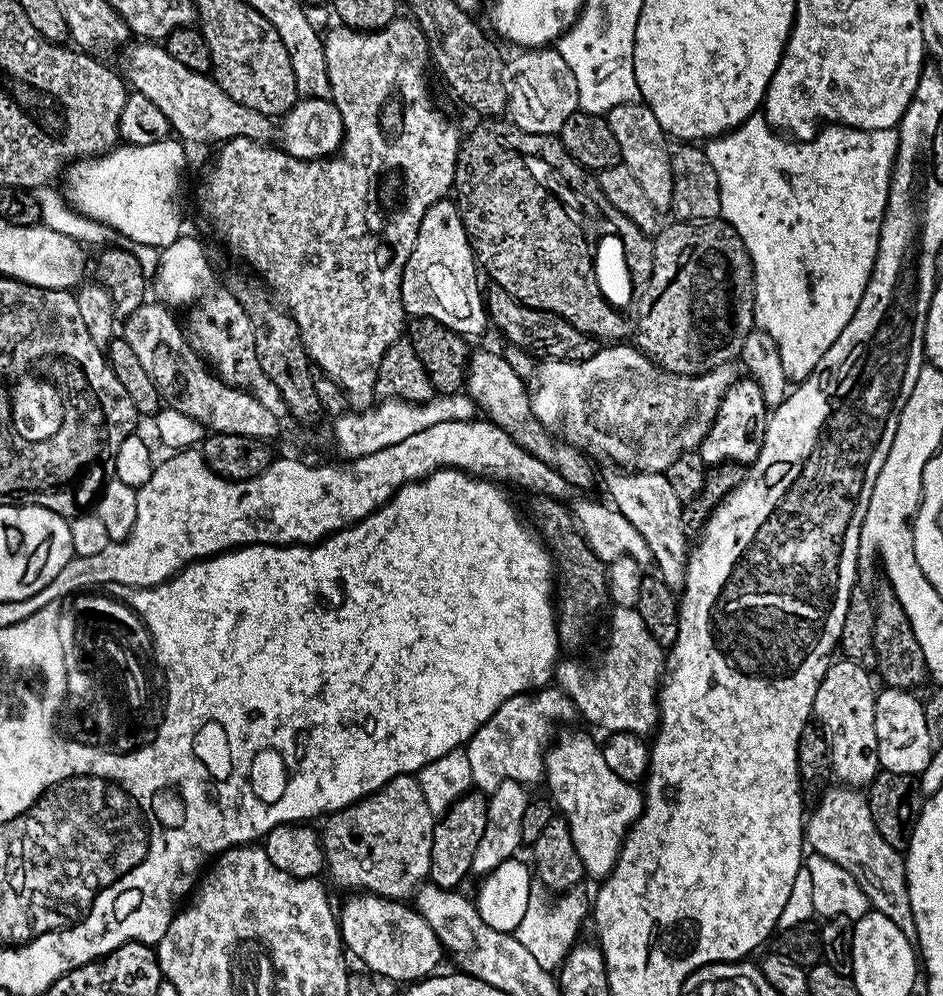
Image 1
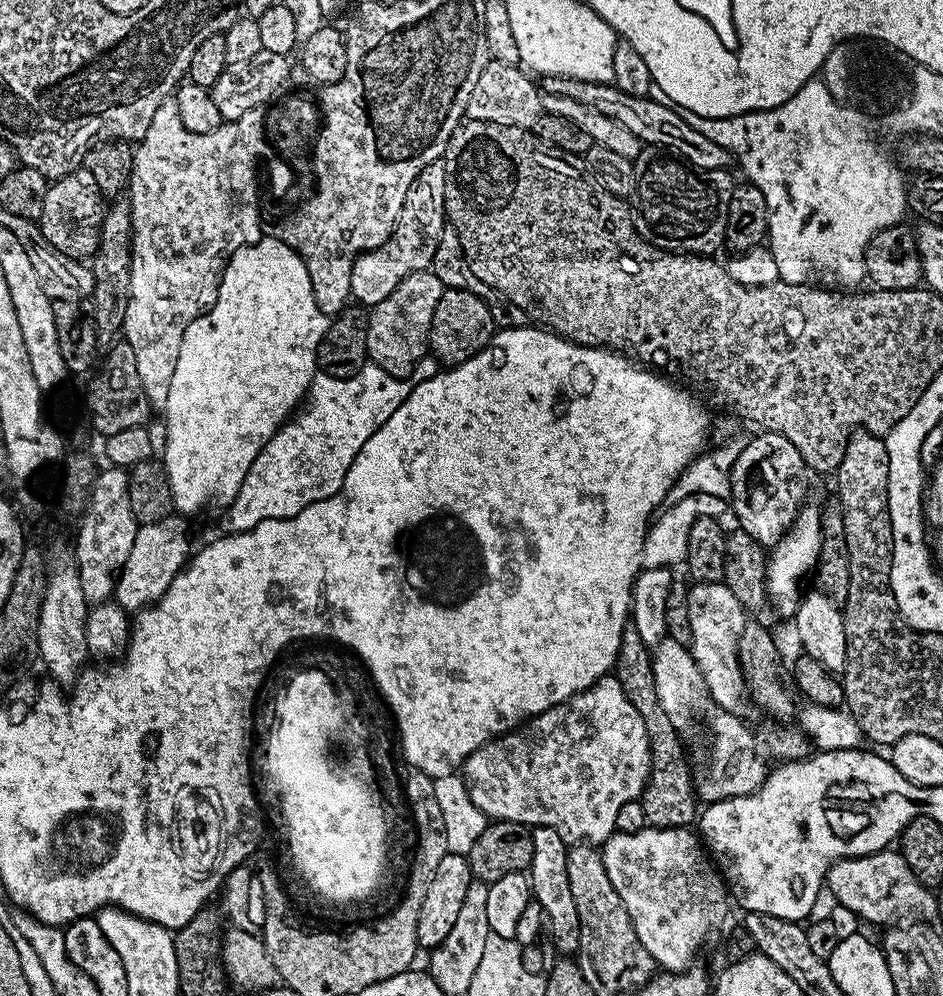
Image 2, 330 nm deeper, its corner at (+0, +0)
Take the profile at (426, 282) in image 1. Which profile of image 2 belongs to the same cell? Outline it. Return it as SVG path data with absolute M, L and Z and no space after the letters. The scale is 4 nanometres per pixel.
M443 159L430 162L418 174L420 182L420 200L412 200L409 204L406 200L396 219L396 230L381 248L375 248L373 252L364 252L356 257L354 266L350 270L351 299L360 306L371 306L382 302L394 286L402 278L409 276L411 272L422 272L431 269L434 250L438 250L438 238L446 226L444 214L444 183L446 182L446 170Z

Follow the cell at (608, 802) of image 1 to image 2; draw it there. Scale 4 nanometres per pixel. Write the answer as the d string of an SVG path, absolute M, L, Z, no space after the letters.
M646 826L637 832L613 832L599 853L610 883L630 914L638 942L650 950L664 972L691 969L696 951L707 942L712 927L727 914L730 905L726 881L710 867L701 837L688 826Z

